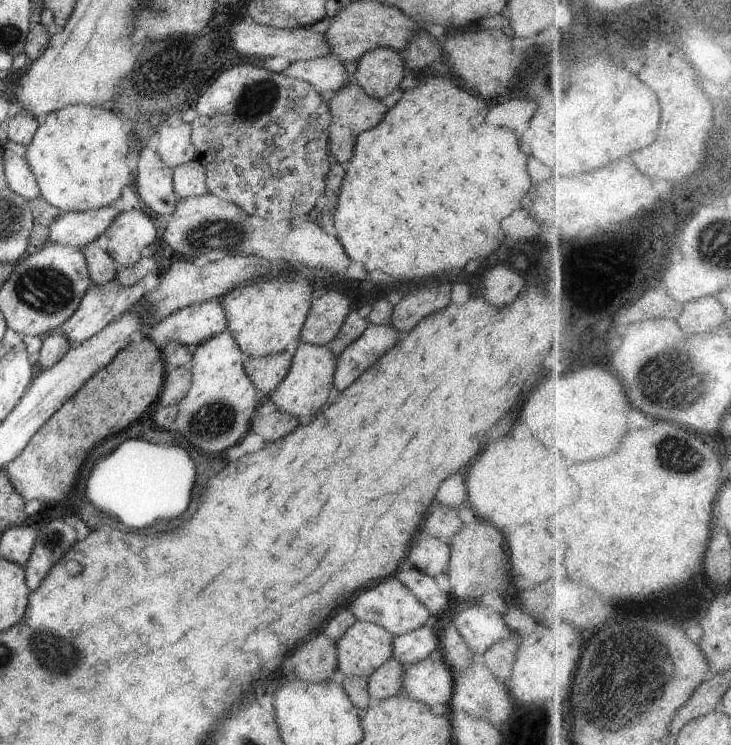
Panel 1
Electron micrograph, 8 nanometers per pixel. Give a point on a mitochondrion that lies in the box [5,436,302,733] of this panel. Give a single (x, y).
(47, 647)

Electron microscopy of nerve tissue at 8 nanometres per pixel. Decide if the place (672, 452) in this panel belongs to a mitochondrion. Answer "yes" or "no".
yes

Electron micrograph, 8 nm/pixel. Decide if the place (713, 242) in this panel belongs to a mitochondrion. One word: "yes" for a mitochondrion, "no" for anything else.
yes

